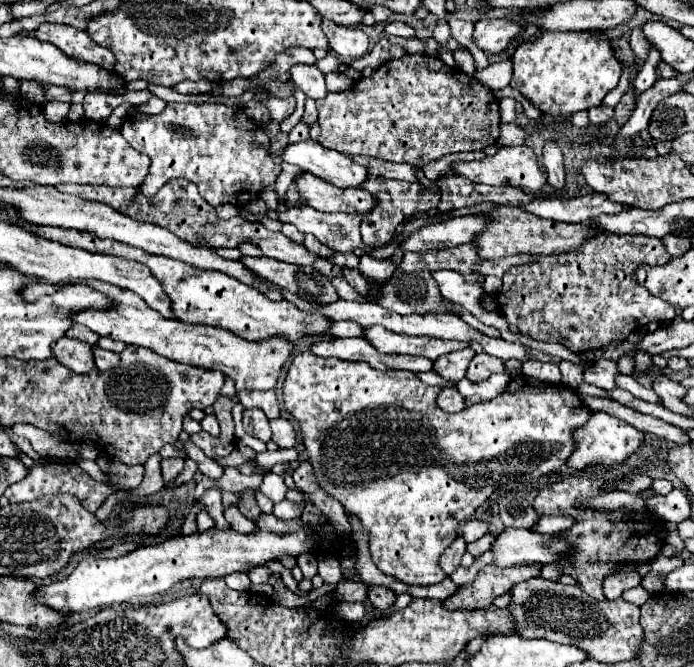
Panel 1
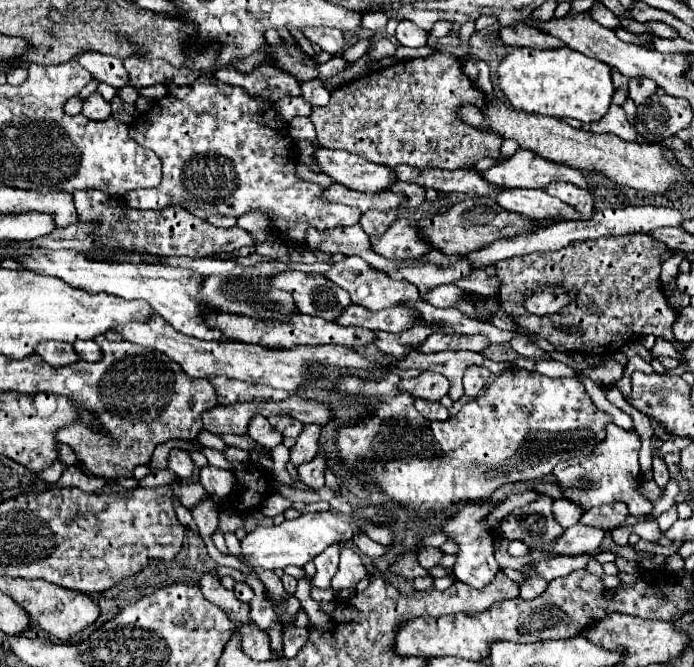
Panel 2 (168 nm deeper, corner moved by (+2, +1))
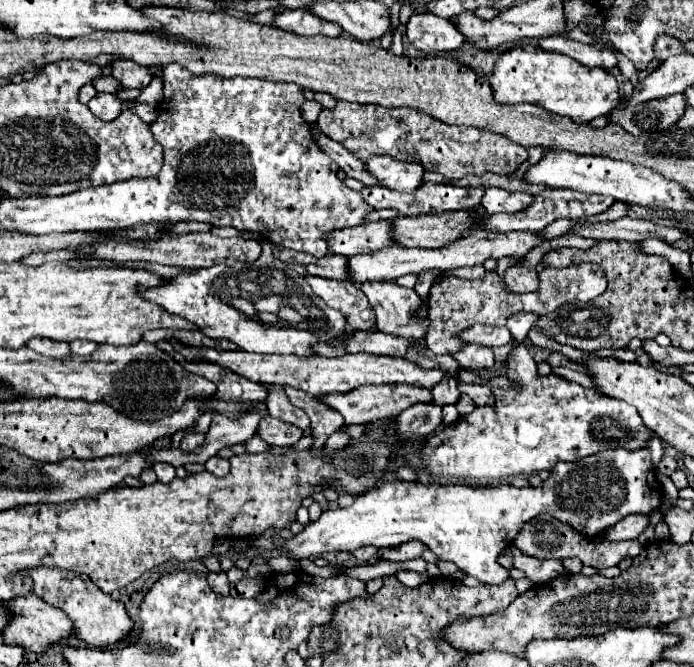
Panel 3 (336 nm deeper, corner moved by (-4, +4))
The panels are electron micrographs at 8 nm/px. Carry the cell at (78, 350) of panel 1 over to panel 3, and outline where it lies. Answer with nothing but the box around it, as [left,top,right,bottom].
[28,338,70,358]

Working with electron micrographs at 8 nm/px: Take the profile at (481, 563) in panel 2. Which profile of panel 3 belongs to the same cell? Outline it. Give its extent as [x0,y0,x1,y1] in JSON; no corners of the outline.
[284,448,664,584]

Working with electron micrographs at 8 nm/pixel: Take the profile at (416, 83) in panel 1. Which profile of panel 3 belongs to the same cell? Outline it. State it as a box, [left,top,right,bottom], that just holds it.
[316,100,528,180]

